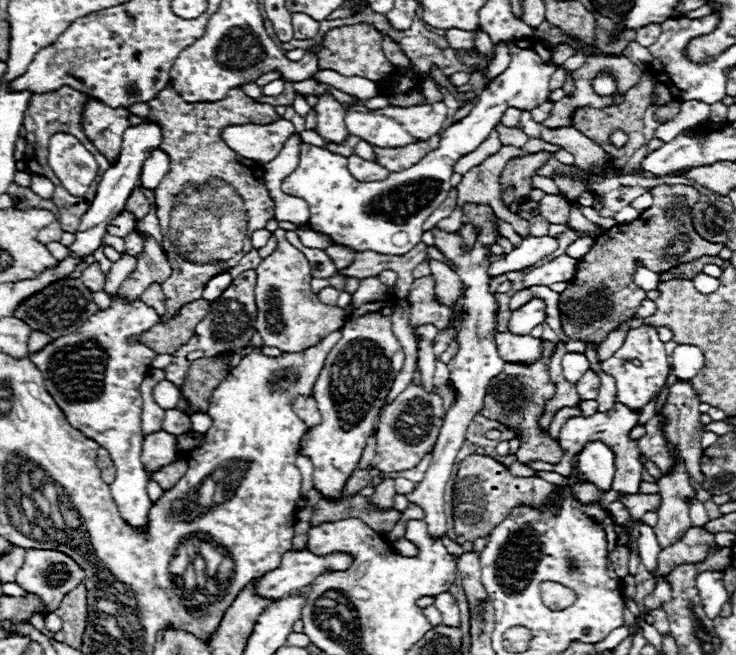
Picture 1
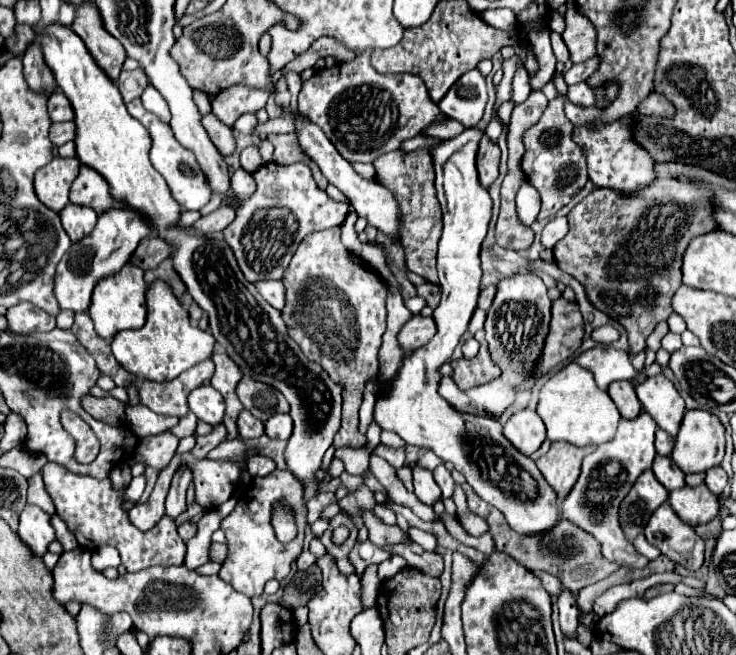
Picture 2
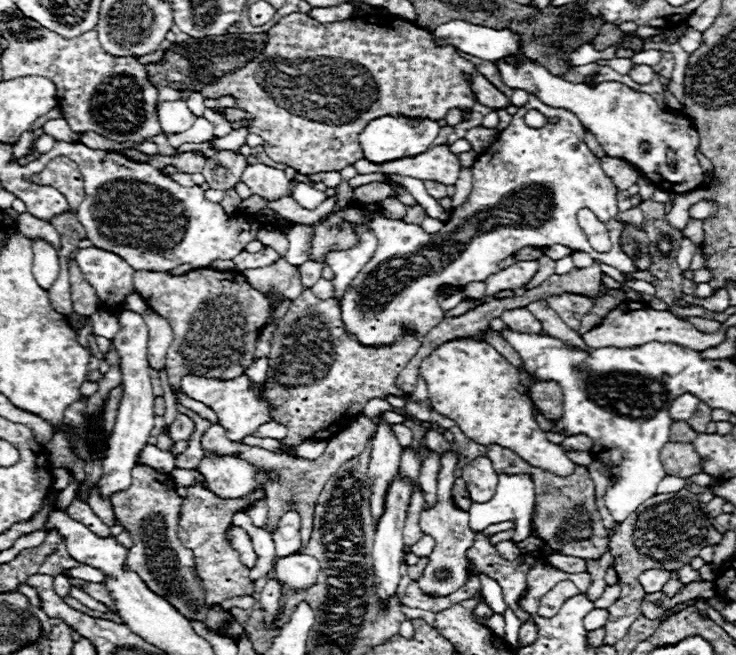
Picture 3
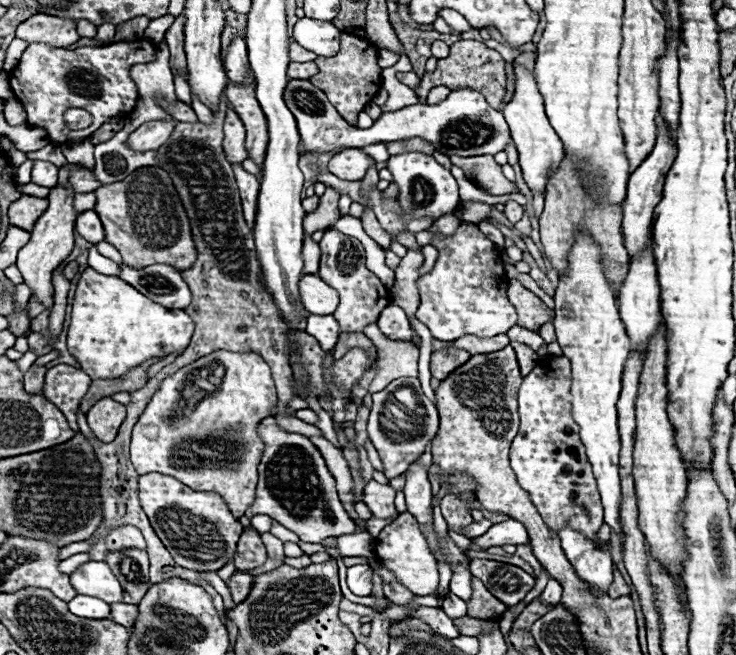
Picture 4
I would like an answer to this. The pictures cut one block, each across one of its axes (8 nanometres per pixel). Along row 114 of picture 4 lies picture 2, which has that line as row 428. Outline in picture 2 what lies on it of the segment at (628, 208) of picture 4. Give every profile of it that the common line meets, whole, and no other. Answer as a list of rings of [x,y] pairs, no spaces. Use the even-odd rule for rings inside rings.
[[[658,428],[656,430],[656,452],[666,456],[672,452],[672,446],[674,446],[674,438],[668,432],[664,432],[662,428]]]

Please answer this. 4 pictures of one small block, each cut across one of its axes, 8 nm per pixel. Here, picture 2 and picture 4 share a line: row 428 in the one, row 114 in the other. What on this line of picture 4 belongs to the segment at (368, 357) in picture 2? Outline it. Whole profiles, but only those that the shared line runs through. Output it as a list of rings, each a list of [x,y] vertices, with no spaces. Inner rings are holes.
[[[344,32],[340,38],[340,52],[336,56],[330,58],[316,58],[314,62],[318,64],[318,74],[314,78],[310,78],[310,82],[314,86],[318,86],[328,100],[332,102],[332,106],[338,110],[338,114],[348,122],[348,124],[356,124],[358,114],[366,108],[366,104],[372,102],[372,98],[376,96],[376,92],[380,90],[380,66],[376,64],[378,58],[378,48],[364,40],[358,38],[350,32]]]

